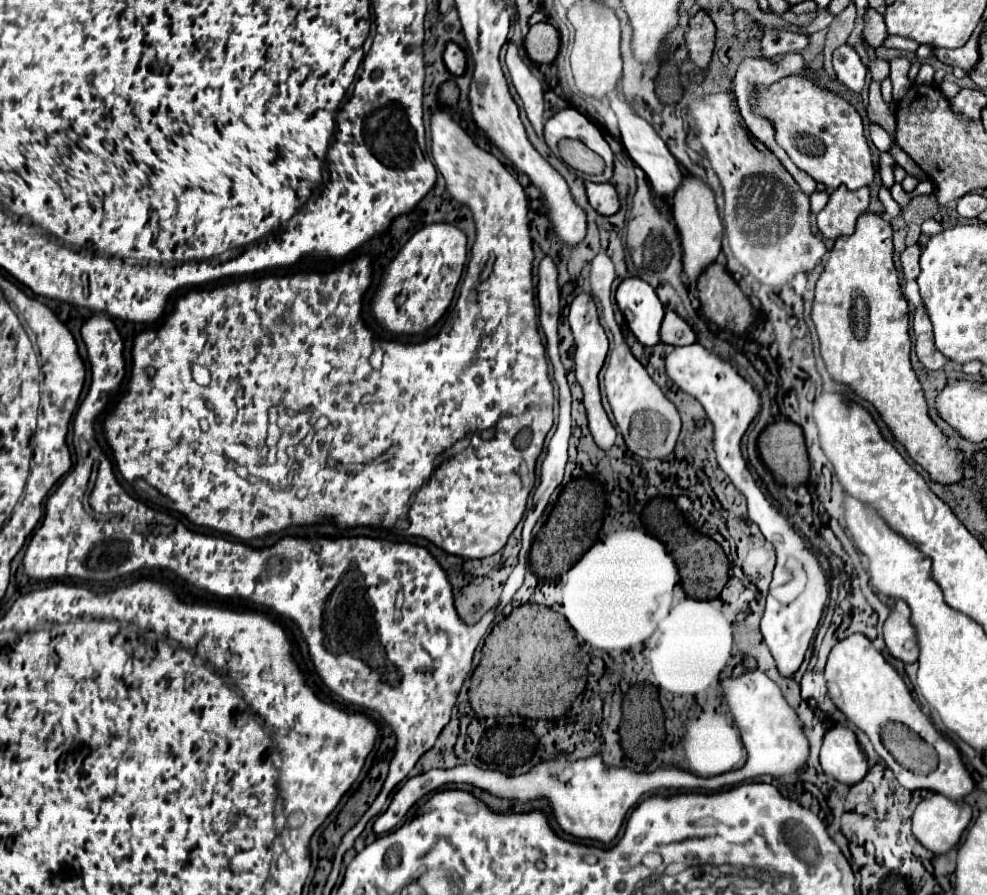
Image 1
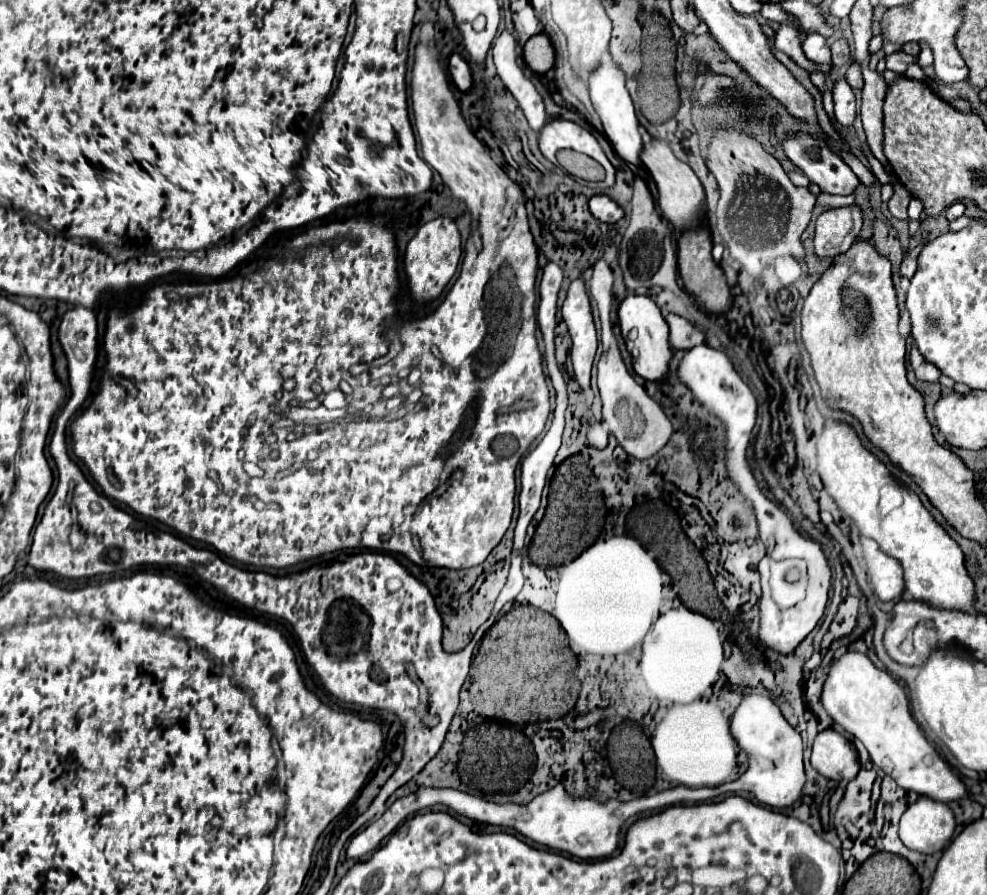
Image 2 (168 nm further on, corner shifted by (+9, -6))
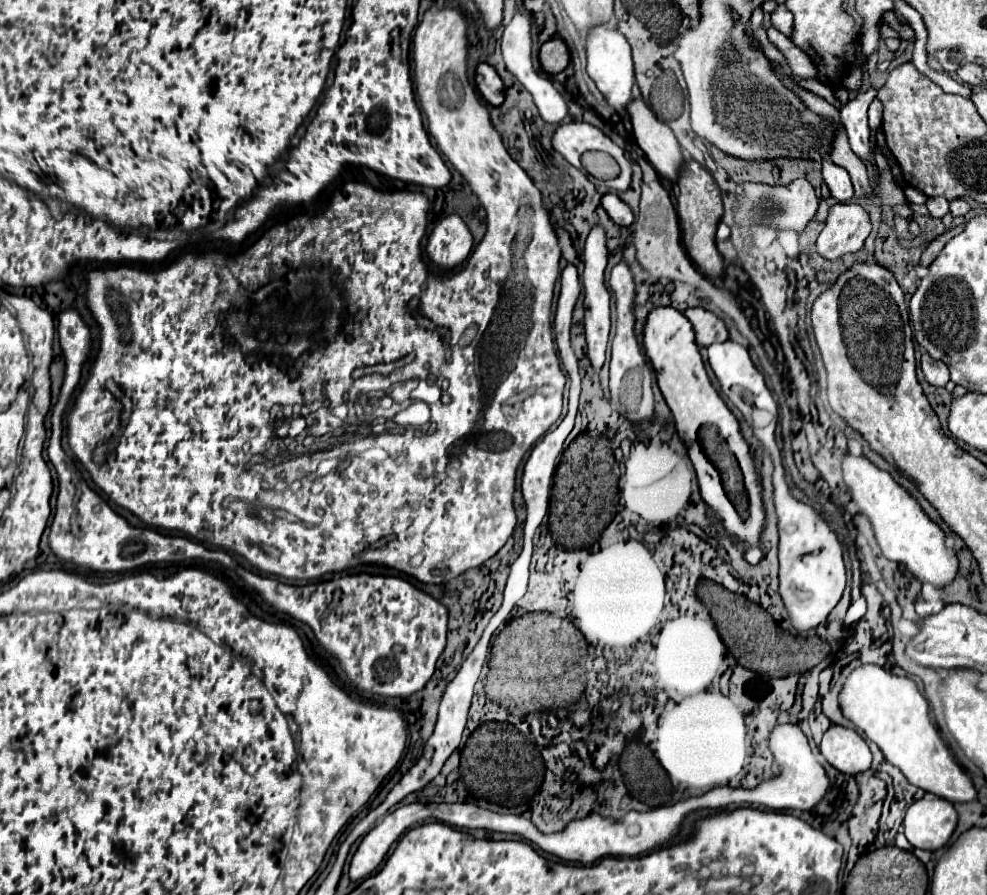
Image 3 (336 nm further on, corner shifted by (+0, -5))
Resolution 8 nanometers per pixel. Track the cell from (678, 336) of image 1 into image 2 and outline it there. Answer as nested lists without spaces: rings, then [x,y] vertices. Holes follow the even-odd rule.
[[[668,314],[666,322],[670,326],[670,342],[676,350],[690,350],[704,344],[704,332],[678,314]]]

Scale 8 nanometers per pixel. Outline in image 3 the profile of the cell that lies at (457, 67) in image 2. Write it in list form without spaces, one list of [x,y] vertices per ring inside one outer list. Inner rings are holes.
[[[487,63],[477,65],[475,85],[487,103],[491,103],[491,105],[503,103],[503,81],[491,65],[487,65]]]

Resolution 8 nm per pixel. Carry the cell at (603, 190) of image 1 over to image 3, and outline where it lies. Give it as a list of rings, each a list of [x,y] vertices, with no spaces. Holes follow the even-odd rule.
[[[607,193],[607,195],[603,195],[601,205],[603,205],[603,209],[607,211],[607,215],[609,215],[617,225],[629,227],[629,225],[633,223],[633,211],[631,211],[629,205],[623,203],[615,193]]]

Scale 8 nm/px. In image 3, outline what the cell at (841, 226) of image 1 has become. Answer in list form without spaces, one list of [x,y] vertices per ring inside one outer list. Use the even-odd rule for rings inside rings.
[[[837,203],[829,209],[825,229],[817,239],[817,253],[825,259],[839,259],[863,247],[871,233],[869,215],[855,203]]]

